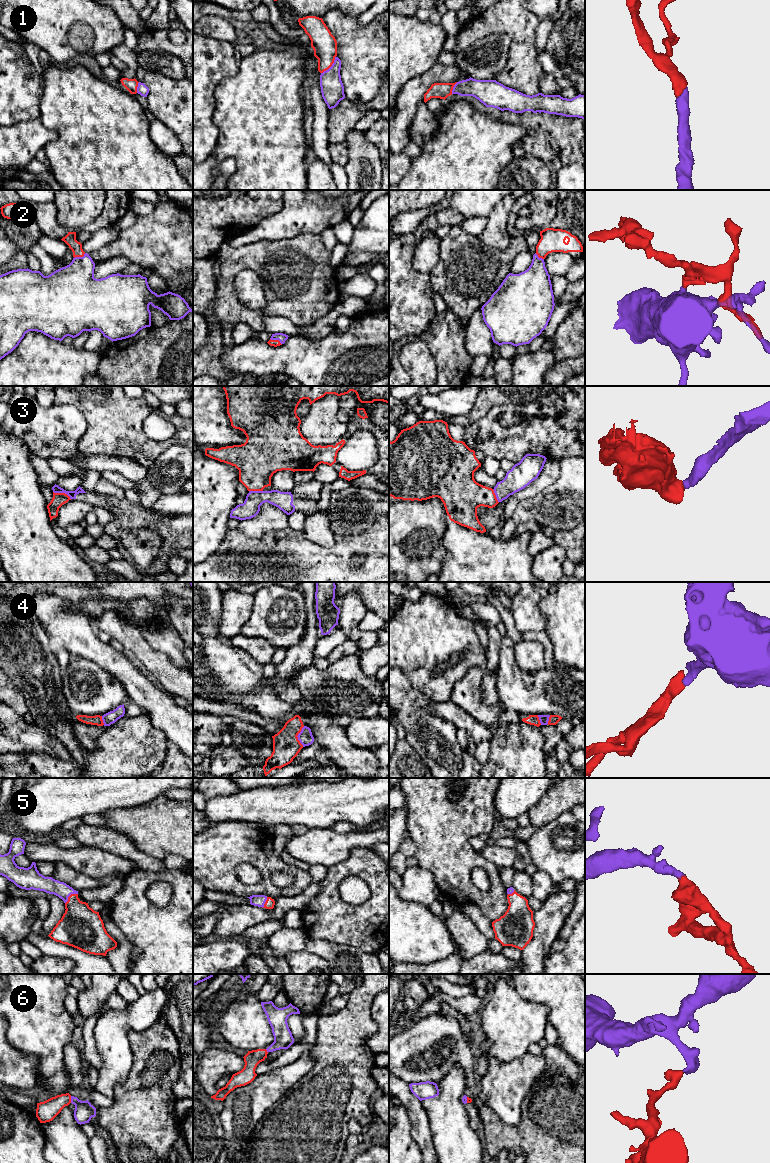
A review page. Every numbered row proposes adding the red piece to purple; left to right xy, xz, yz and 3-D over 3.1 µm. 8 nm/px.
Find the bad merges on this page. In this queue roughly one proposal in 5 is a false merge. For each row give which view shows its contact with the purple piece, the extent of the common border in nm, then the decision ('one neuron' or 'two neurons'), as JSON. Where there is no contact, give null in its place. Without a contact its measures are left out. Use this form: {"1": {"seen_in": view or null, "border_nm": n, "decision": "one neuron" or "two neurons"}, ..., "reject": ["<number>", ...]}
{"1": {"seen_in": "xz", "border_nm": 180, "decision": "one neuron"}, "2": {"seen_in": "xz", "border_nm": 110, "decision": "one neuron"}, "3": {"seen_in": "xy", "border_nm": 160, "decision": "two neurons"}, "4": {"seen_in": "xz", "border_nm": 170, "decision": "one neuron"}, "5": {"seen_in": "xy", "border_nm": 130, "decision": "one neuron"}, "6": {"seen_in": "xy", "border_nm": 60, "decision": "one neuron"}, "reject": ["3"]}

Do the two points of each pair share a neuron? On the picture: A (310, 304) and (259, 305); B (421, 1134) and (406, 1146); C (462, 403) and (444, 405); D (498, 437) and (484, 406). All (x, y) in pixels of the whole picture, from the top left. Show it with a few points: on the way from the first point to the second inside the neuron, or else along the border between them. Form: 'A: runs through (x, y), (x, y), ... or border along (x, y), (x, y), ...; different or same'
A: border along (261, 282), (266, 301), (266, 306), (262, 312); different
B: border along (408, 1117), (411, 1123), (411, 1136), (421, 1152); different
C: runs through (458, 403), (448, 403); same
D: border along (509, 403), (494, 405), (485, 414), (468, 425); different

